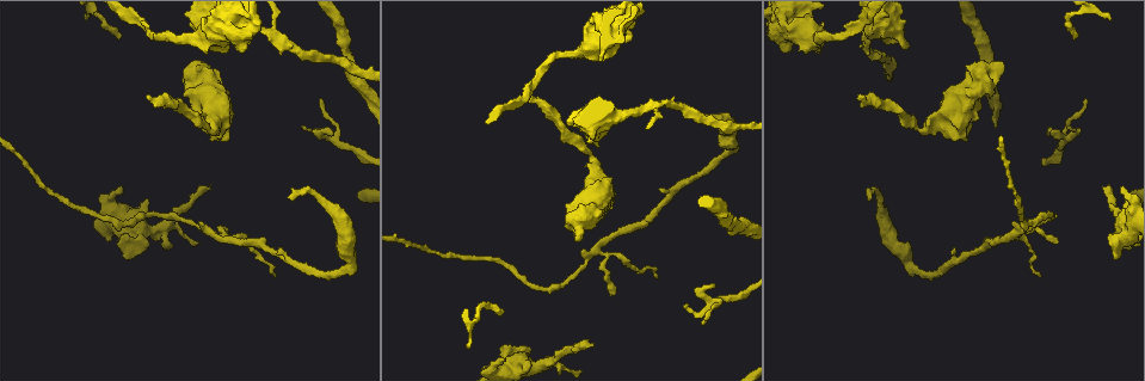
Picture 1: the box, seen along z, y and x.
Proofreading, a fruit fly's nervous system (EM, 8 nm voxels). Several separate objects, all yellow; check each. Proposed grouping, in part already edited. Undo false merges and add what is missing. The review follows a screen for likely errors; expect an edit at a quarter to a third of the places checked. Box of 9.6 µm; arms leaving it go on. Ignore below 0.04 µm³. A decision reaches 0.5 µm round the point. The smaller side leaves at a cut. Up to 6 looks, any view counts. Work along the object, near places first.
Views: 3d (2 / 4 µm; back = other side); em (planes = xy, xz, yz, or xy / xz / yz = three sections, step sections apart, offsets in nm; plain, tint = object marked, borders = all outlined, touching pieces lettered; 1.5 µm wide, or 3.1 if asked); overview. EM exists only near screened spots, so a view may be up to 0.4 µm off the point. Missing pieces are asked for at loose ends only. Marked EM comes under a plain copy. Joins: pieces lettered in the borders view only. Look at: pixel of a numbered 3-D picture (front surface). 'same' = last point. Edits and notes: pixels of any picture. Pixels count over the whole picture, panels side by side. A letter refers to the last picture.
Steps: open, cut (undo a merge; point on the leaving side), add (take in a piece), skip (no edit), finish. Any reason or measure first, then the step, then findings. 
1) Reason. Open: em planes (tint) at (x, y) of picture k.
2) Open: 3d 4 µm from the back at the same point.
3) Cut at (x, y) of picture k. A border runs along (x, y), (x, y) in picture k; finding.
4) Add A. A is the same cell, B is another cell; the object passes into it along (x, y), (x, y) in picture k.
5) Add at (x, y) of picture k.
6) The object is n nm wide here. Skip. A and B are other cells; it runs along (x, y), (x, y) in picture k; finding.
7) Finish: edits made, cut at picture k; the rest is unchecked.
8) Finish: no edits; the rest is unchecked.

Side arm on a straight run. Open: em planes (borders) at (650, 106) of picture 1.

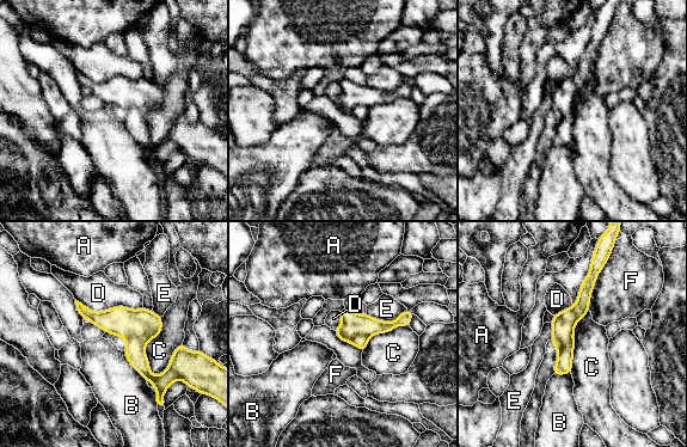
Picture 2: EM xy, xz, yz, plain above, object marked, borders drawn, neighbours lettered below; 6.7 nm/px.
The longest contact is with D, 460 nm. Cut at (361, 342) of picture 2. A, B, C, D, E and F are other cells; the part that leaves runs along (596, 257), (580, 316) in picture 2; a second neuron is stuck on.

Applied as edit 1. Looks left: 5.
See it whole again. Open: overview.

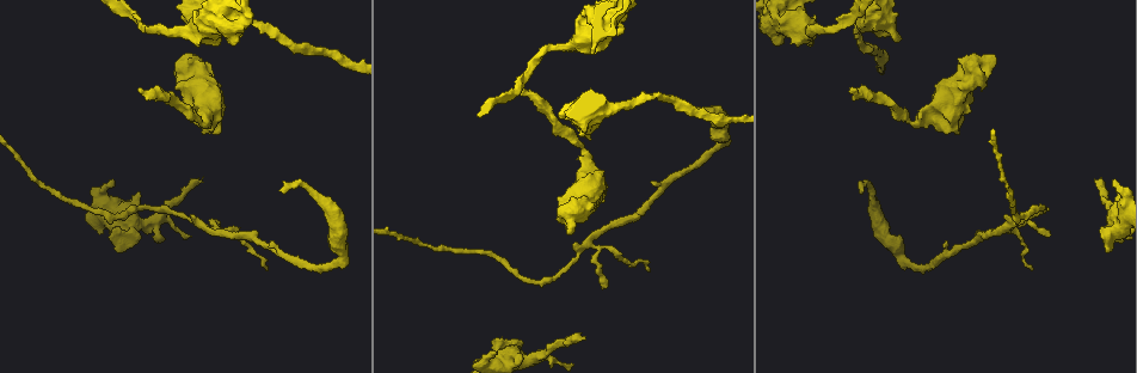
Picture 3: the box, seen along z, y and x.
Branch stops here. Open: 3d 2 µm at (524, 90) of picture 3.

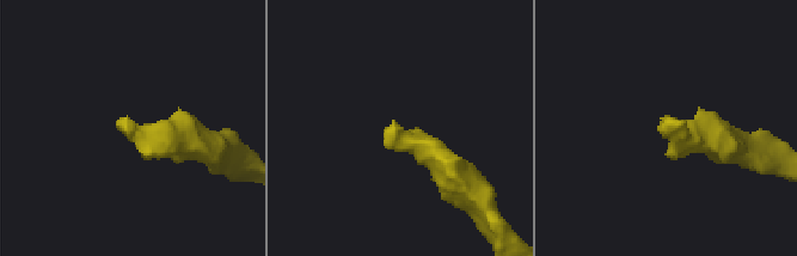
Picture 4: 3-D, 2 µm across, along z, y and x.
Now the EM. Open: em yz step 8 (borders) at (393, 128) of picture 4.

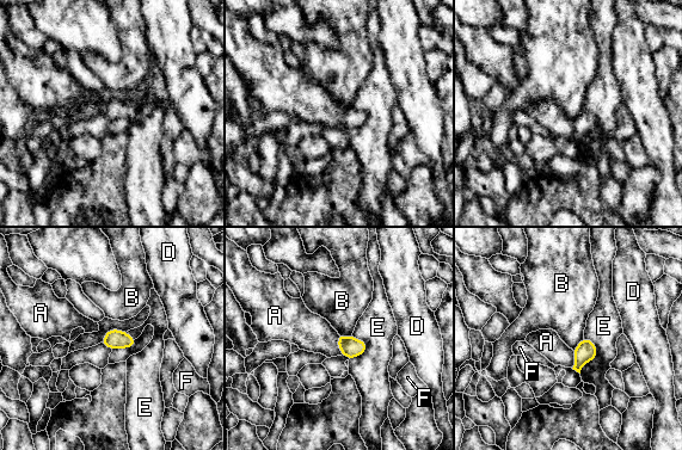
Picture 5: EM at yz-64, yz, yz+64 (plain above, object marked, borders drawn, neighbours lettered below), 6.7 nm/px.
Add at (311, 332) of picture 5. A is the same cell, B, D, E and F are other cells; it goes on there.

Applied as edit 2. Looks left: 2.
Open: overview.

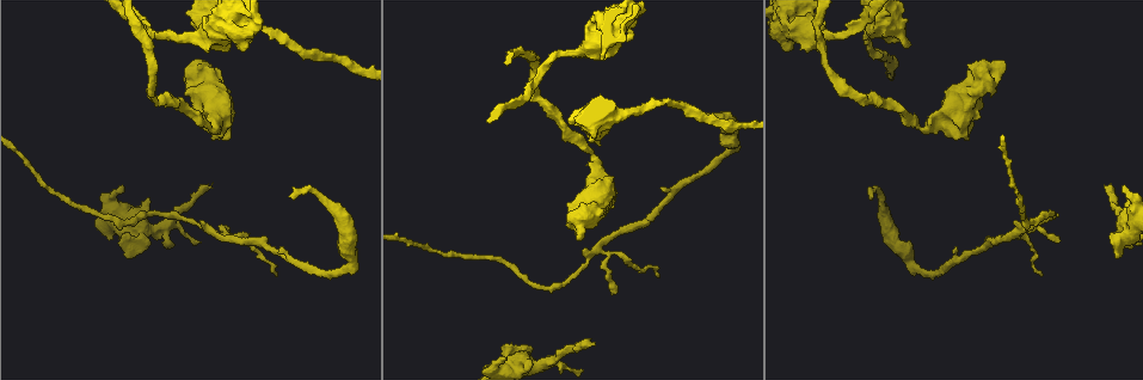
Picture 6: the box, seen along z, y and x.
Branch stops here. Open: em planes (borders) at (213, 183) of picture 6.

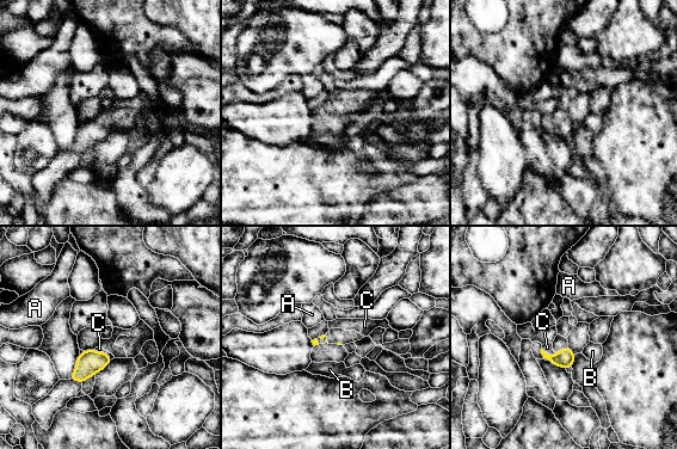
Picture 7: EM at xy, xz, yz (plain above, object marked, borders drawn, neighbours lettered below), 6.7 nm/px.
Add at (547, 348) of picture 7. C is the same cell, A and B are other cells; the object passes into it along (565, 358), (547, 354), (547, 348) in picture 7; it goes on there.

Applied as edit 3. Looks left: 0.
Finish: edits made, cut at picture 2, add at picture 5, add at picture 7; the rest is unchecked.

